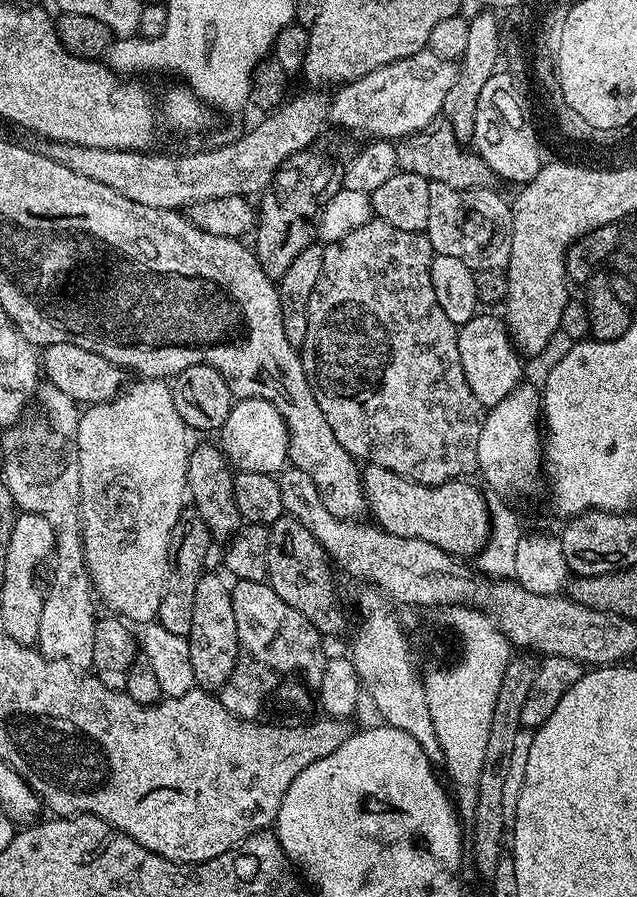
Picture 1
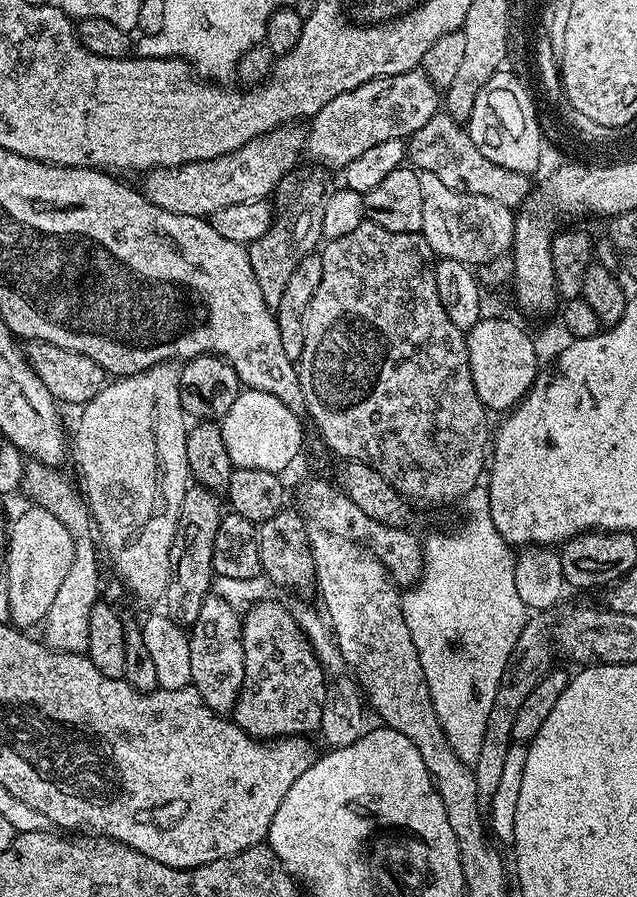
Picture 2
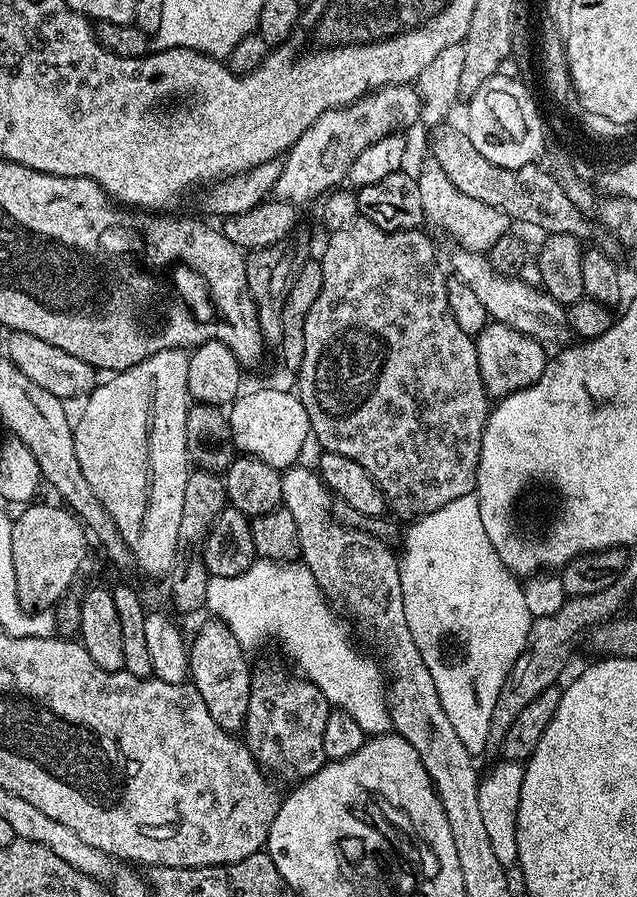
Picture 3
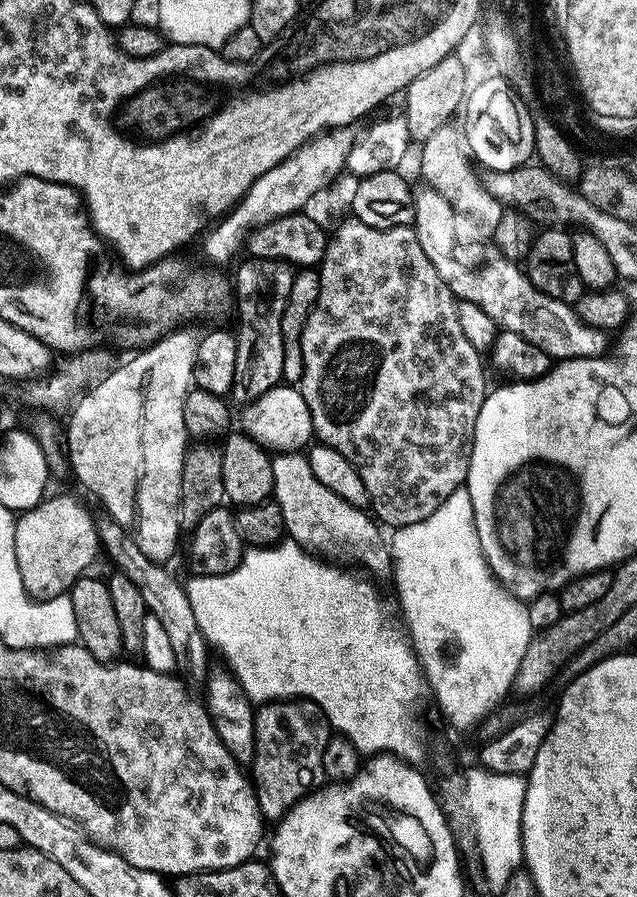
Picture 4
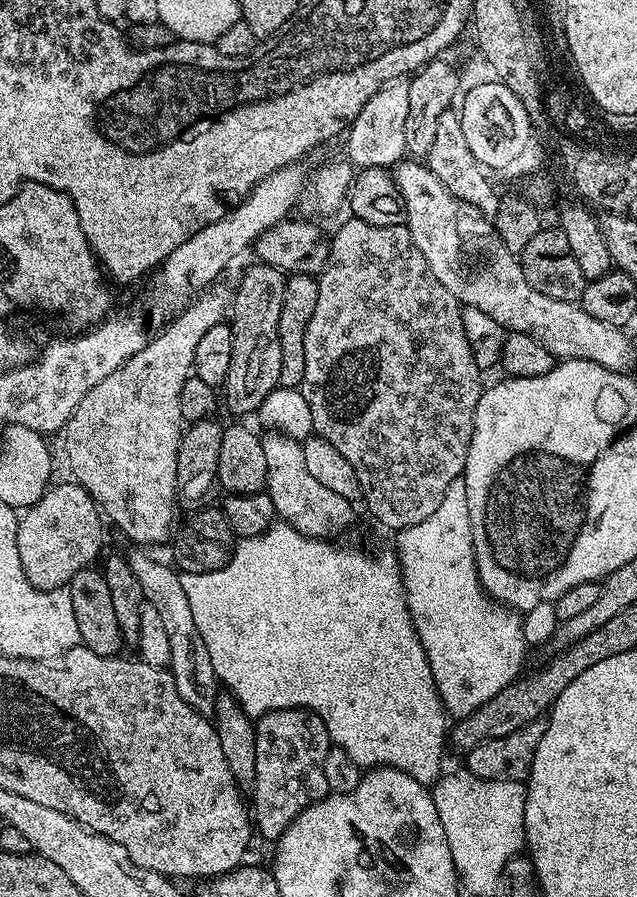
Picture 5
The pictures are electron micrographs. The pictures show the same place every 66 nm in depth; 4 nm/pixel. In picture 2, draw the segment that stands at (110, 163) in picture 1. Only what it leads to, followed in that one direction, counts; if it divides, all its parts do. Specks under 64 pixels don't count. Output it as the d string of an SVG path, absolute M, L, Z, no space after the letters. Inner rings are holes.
M303 127L275 128L218 158L179 164L176 168L153 168L143 177L142 195L154 206L162 206L162 210L210 218L226 206L238 206L238 202L268 200L291 173L288 171L295 166L296 159L302 156L305 148L306 132Z

